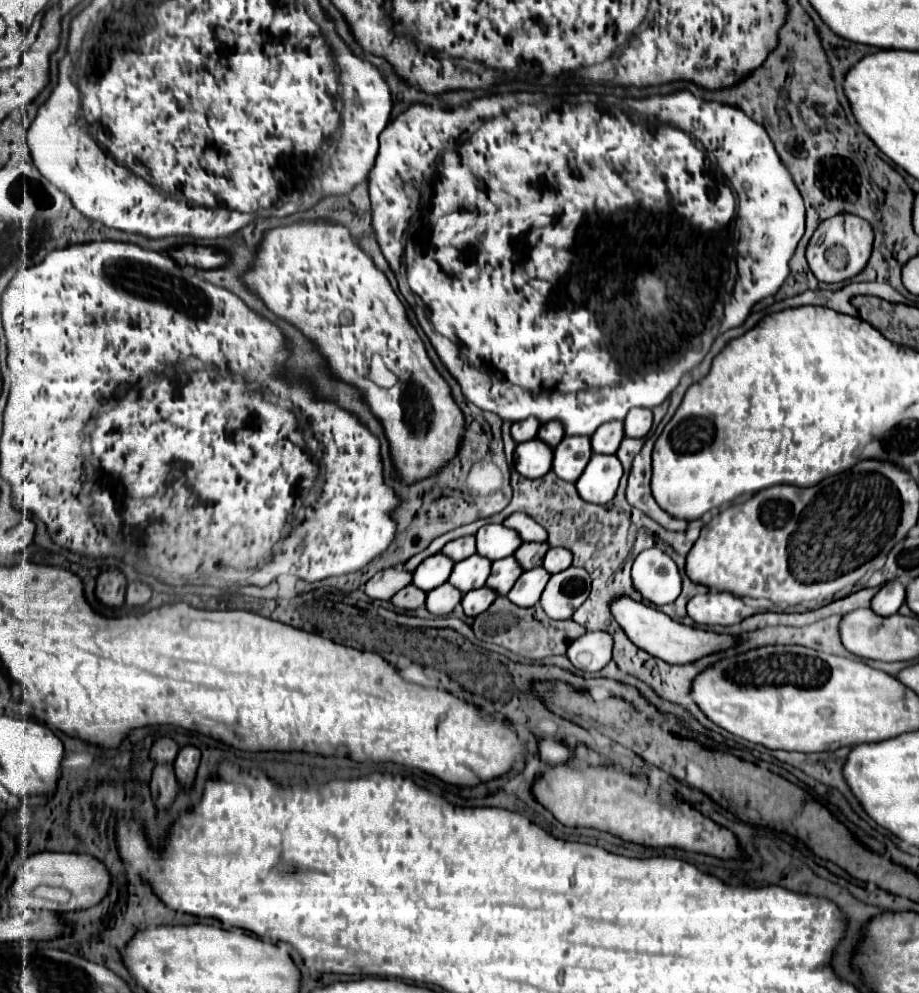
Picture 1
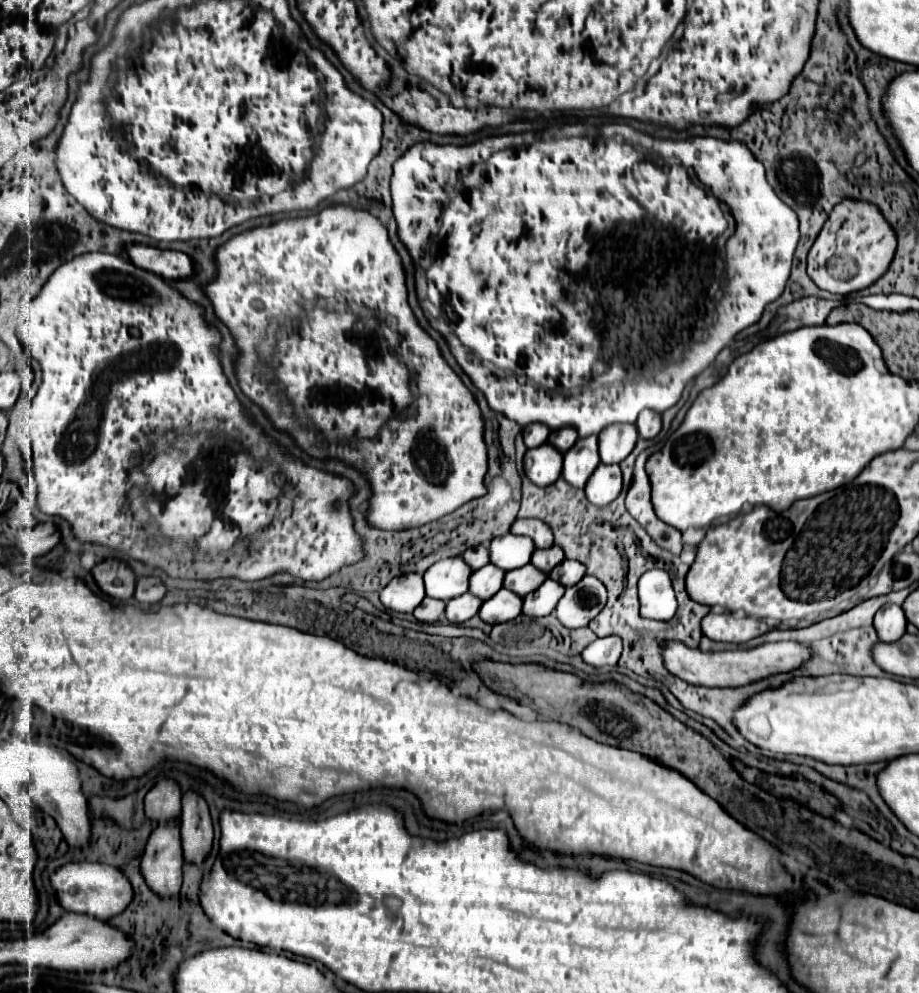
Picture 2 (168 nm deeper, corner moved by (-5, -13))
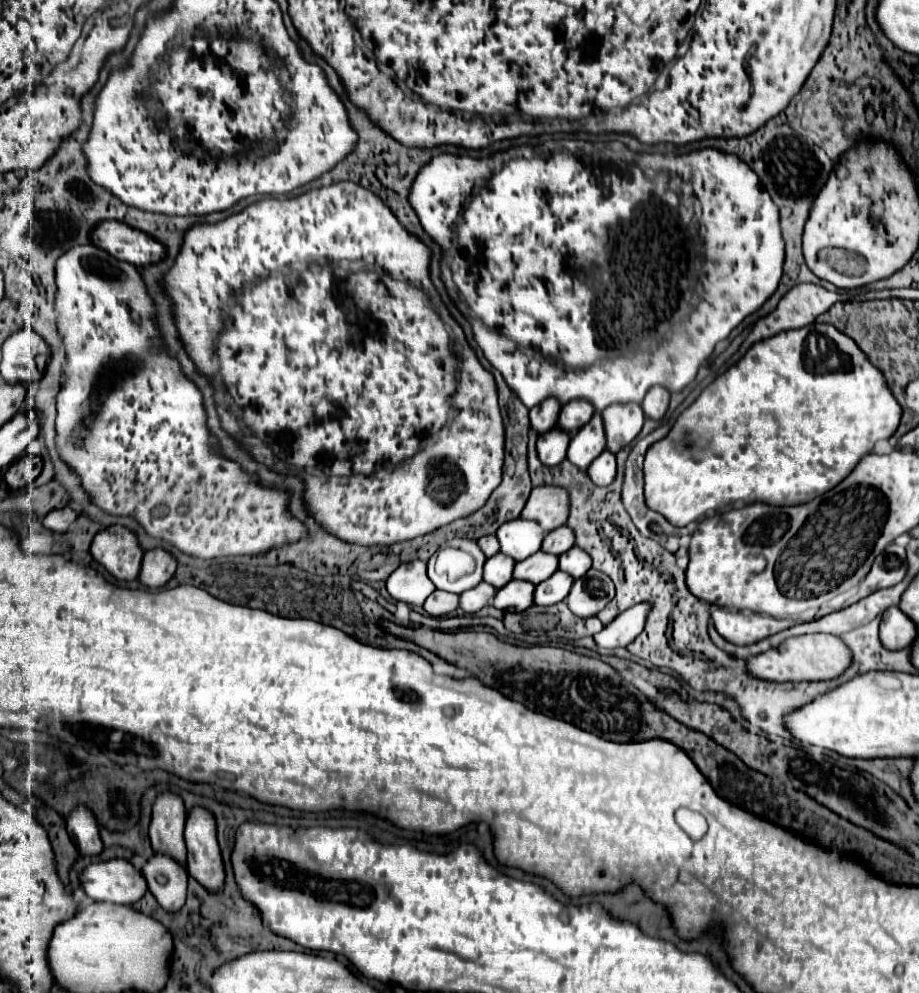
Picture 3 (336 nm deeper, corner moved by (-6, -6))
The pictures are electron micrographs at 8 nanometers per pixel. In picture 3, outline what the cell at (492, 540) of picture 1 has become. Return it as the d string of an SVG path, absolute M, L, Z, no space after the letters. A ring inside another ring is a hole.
M515 518L499 526L497 538L501 542L501 552L519 562L519 560L529 558L537 550L541 550L545 536L543 536L543 530L539 530L537 522Z

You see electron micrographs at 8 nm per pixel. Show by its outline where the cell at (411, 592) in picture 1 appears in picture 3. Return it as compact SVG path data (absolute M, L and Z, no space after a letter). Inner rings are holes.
M435 590L423 604L429 616L447 616L449 612L457 610L457 606L459 606L459 594L441 592L441 590Z

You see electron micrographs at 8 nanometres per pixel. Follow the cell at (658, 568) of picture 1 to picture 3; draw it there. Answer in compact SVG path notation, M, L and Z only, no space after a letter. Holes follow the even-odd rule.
M637 604L625 612L621 612L611 624L607 624L601 632L597 632L593 638L597 646L601 648L619 648L627 646L631 640L635 640L643 632L643 624L647 618L651 606Z

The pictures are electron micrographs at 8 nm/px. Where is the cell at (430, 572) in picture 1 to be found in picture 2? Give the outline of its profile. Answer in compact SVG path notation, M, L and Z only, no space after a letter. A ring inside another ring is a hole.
M450 557L450 559L438 561L424 573L426 595L432 599L450 601L468 591L470 573L472 571L462 561L462 557Z

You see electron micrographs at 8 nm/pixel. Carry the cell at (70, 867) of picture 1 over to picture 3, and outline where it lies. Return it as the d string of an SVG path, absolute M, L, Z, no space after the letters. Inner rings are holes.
M123 858L87 866L81 882L87 896L97 902L135 904L147 892L147 880L141 870Z

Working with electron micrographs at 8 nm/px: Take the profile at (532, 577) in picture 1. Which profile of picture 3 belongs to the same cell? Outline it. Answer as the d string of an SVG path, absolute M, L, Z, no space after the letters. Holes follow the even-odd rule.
M557 570L551 578L537 584L535 604L537 606L551 606L551 604L557 604L557 602L565 600L571 586L573 586L573 578L567 572Z

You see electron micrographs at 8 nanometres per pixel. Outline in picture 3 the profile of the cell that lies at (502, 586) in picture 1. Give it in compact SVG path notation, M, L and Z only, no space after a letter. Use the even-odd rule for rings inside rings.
M539 550L533 556L515 564L513 578L527 580L527 582L533 582L533 584L541 584L543 580L553 576L553 572L557 572L557 568L559 568L559 558Z

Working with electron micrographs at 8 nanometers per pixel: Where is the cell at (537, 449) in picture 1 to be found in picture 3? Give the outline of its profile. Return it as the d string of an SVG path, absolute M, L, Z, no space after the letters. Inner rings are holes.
M557 426L551 428L547 434L541 434L539 440L537 440L539 460L545 466L557 466L559 462L565 460L569 440L571 440L571 436L563 434L563 430L559 430Z

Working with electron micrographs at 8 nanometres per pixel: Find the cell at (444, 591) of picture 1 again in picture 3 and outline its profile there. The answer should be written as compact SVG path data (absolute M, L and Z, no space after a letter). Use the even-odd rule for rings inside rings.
M481 582L479 586L475 586L475 588L471 588L471 590L467 590L467 592L461 594L459 606L461 606L467 614L475 614L475 612L479 612L483 606L487 606L487 604L493 600L495 592L497 592L495 586L491 586L491 584L487 584L487 582Z

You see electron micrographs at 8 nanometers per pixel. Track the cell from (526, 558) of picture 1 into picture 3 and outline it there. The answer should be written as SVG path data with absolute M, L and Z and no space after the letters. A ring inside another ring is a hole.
M561 526L561 528L551 530L551 534L545 536L541 550L549 552L549 554L555 554L555 556L561 556L573 544L575 544L575 532L569 526Z

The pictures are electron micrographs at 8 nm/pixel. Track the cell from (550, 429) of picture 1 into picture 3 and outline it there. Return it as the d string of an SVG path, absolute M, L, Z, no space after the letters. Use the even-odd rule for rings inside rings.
M577 398L567 402L567 406L561 408L557 426L567 430L569 434L575 434L583 424L591 420L593 414L595 414L595 408L591 406L591 402L583 402L583 398Z

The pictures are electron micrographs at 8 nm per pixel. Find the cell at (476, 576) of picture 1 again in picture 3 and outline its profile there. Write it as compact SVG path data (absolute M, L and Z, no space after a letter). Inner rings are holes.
M499 552L491 558L487 558L483 580L493 584L495 588L501 588L501 586L505 586L507 582L513 580L513 566L515 566L515 560L505 556L503 552Z

